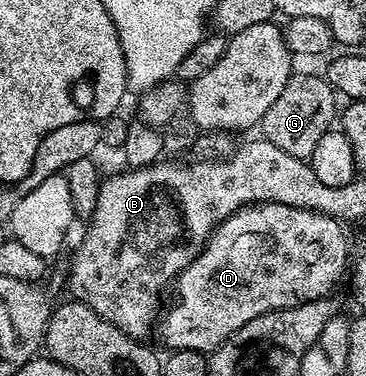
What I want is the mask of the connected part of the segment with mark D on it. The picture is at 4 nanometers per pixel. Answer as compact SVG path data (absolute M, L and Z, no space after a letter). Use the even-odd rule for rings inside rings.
M283 203L242 207L229 215L176 280L178 300L160 319L167 348L209 353L264 313L327 298L348 271L342 227L332 217Z

